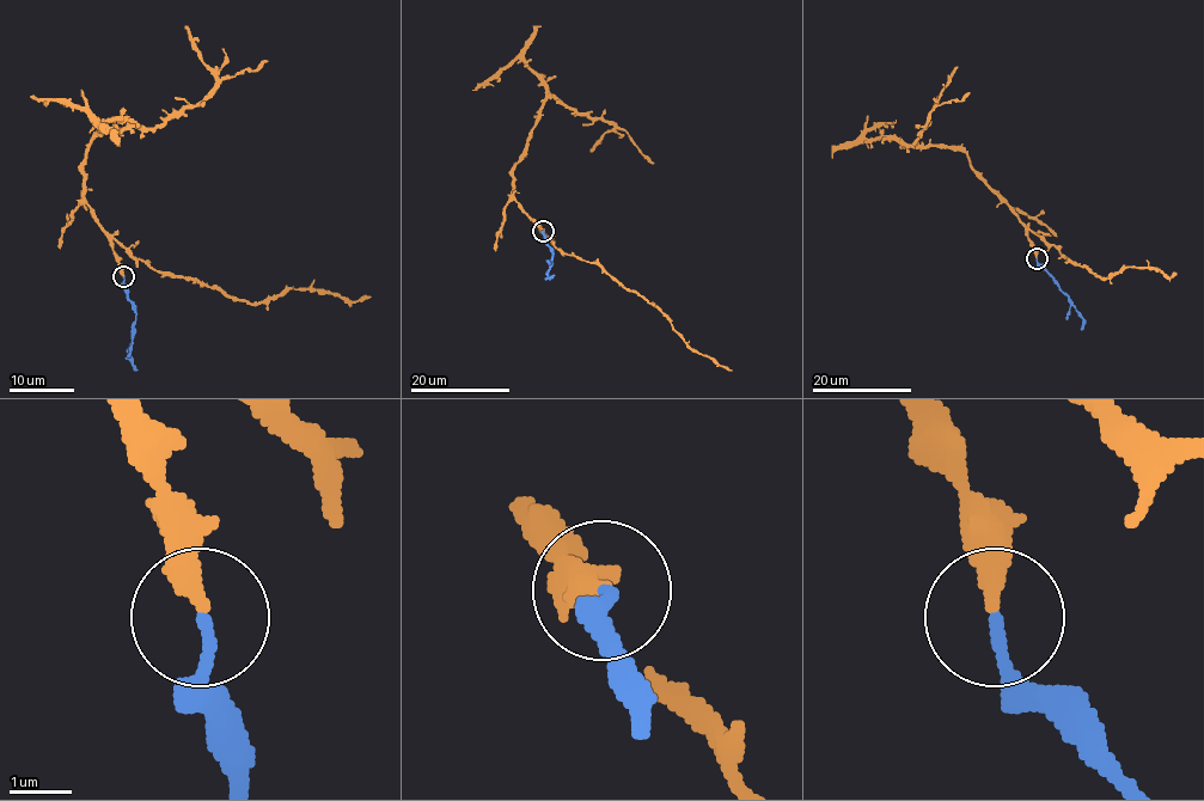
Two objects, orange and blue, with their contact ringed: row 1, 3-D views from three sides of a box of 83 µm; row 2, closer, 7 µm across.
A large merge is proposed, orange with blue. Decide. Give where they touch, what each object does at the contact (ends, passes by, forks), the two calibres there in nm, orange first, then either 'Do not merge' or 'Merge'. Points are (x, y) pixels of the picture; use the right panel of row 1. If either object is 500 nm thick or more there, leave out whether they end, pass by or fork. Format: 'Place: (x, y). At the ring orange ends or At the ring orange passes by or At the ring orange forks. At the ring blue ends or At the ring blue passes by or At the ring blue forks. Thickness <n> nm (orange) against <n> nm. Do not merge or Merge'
Place: (1037, 258). At the ring orange ends. At the ring blue ends. Thickness 360 nm (orange) against 190 nm. Merge

